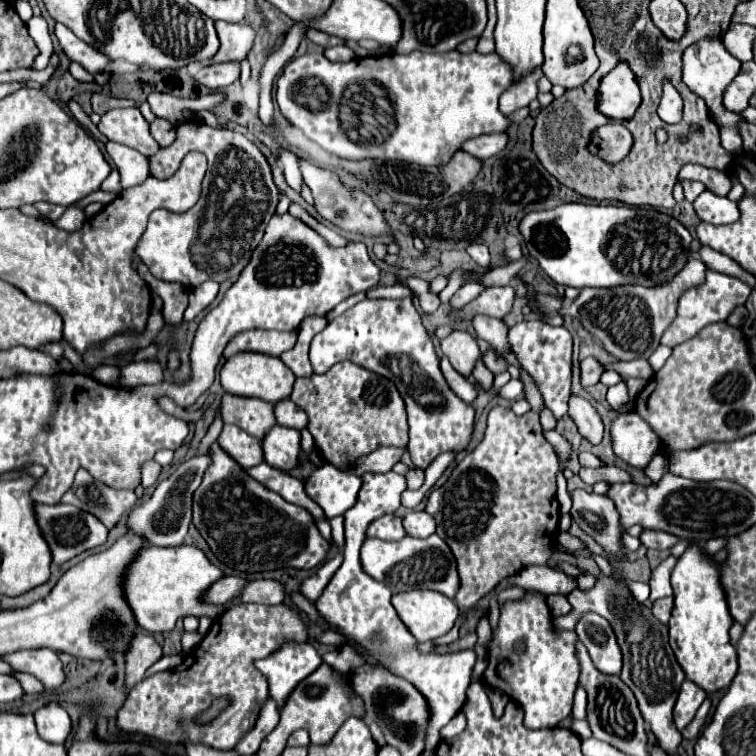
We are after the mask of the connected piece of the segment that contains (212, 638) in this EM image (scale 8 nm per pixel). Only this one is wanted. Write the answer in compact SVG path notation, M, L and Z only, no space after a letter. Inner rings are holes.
M234 605L220 617L214 619L208 635L184 657L182 665L150 675L130 691L126 703L118 709L120 731L144 733L172 743L182 743L184 739L204 741L214 749L228 751L252 729L260 701L268 697L266 677L254 667L254 661L268 657L284 641L306 641L306 625L300 615L286 605ZM222 695L232 697L232 705L212 725L196 725L196 713L202 713Z

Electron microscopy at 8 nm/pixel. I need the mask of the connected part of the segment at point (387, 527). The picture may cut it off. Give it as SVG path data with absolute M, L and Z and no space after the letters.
M382 515L380 519L372 521L366 529L366 537L378 537L384 541L396 541L404 535L406 531L402 527L402 519L396 515Z

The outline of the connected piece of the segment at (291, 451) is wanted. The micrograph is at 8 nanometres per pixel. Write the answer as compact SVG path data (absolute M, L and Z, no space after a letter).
M274 425L262 439L264 461L280 471L290 471L298 465L300 433L290 427Z

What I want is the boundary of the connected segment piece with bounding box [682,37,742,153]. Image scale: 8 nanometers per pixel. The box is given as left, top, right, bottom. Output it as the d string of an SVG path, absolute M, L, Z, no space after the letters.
M704 37L700 39L698 43L694 43L692 47L688 47L684 51L684 63L682 63L682 81L690 87L690 91L694 91L696 95L700 95L708 109L710 109L710 115L712 119L718 123L720 127L720 139L722 139L722 147L730 153L740 153L742 151L742 141L740 141L740 135L736 133L734 125L738 121L742 121L742 117L738 113L732 113L728 109L724 109L722 105L722 93L728 85L728 81L732 81L732 77L736 77L736 73L740 71L740 61L736 57L732 57L722 39L716 39L716 37Z

